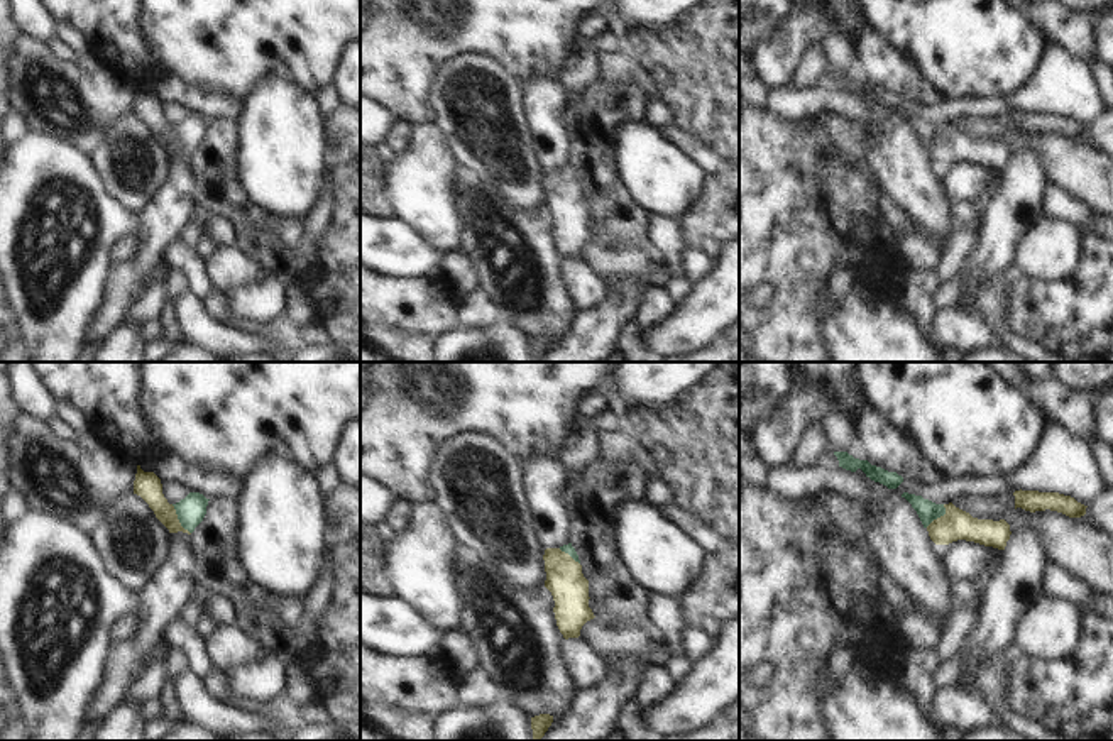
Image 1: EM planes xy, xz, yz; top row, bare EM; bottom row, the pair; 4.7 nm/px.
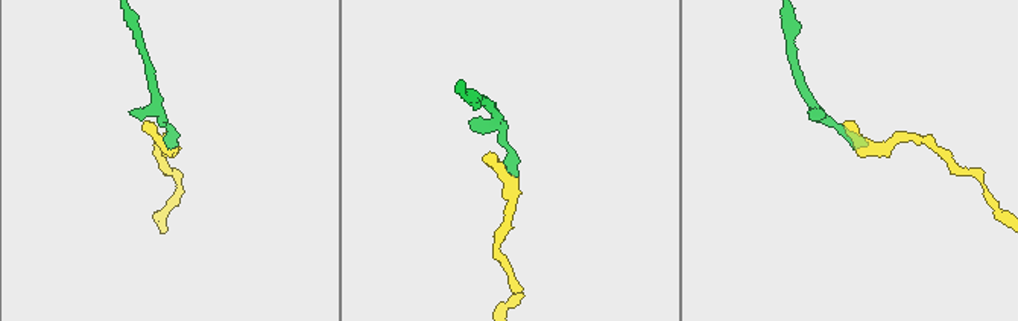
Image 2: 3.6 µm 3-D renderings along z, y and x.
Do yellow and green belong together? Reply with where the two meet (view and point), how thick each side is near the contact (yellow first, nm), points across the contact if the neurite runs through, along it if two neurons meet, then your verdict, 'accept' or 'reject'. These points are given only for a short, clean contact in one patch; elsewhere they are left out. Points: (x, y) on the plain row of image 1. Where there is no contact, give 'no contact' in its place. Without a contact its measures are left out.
contact xy (178, 141); calibres 120 and 140 nm; way xy (148, 105), (153, 117), (178, 141), (191, 131); accept

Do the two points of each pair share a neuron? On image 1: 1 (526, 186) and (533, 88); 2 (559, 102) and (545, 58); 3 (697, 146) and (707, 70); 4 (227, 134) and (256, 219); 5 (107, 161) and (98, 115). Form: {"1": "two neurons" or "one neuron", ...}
{"1": "two neurons", "2": "two neurons", "3": "two neurons", "4": "one neuron", "5": "two neurons"}

